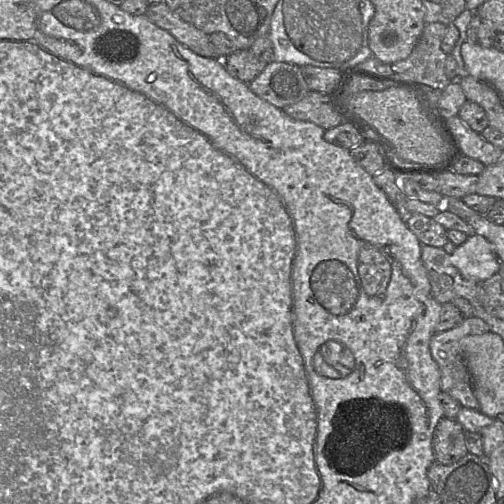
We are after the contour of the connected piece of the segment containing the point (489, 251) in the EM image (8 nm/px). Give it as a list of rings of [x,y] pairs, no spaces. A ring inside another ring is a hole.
[[[473,233],[450,255],[450,262],[467,279],[481,282],[499,272],[500,260],[491,243]]]

